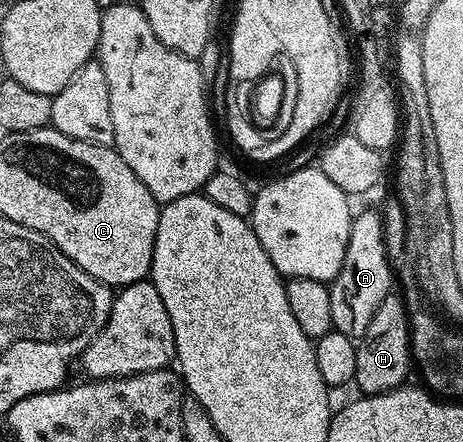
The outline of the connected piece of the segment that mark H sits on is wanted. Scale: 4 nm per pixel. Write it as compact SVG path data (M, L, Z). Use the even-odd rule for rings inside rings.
M391 294L380 302L368 330L357 341L356 374L353 383L358 384L358 392L367 396L379 396L407 383L406 375L412 372L410 354L410 314L406 311L406 301L401 295Z

